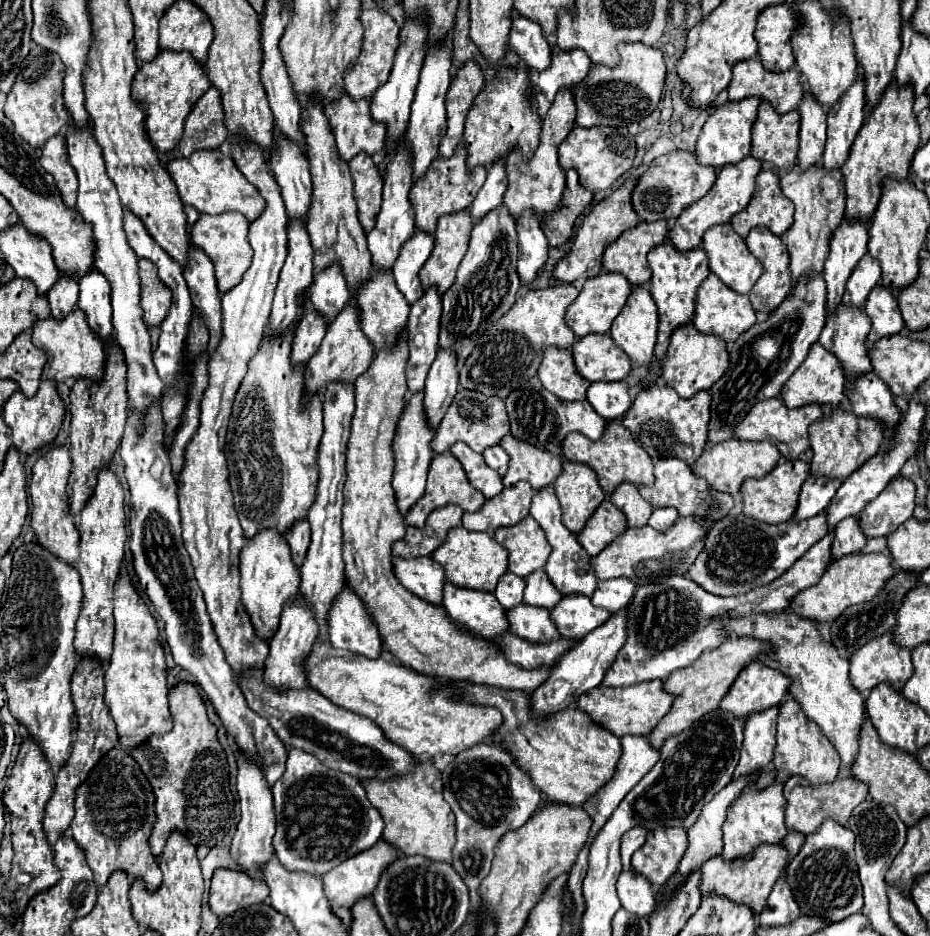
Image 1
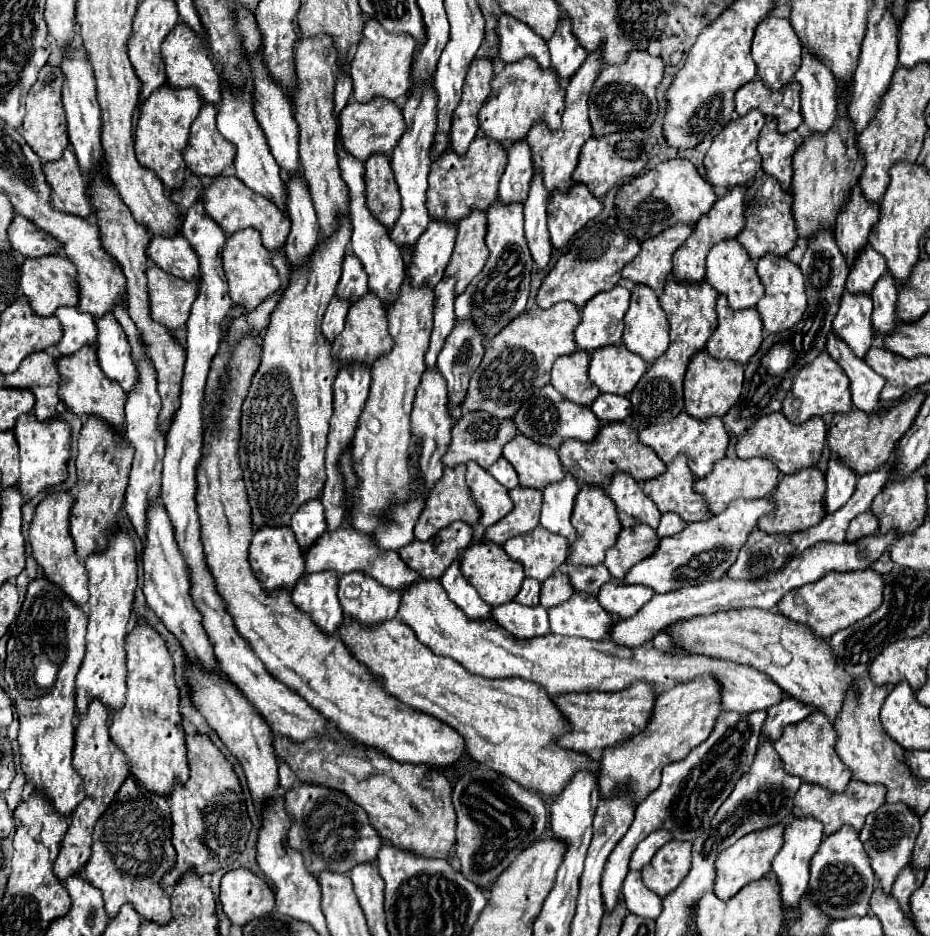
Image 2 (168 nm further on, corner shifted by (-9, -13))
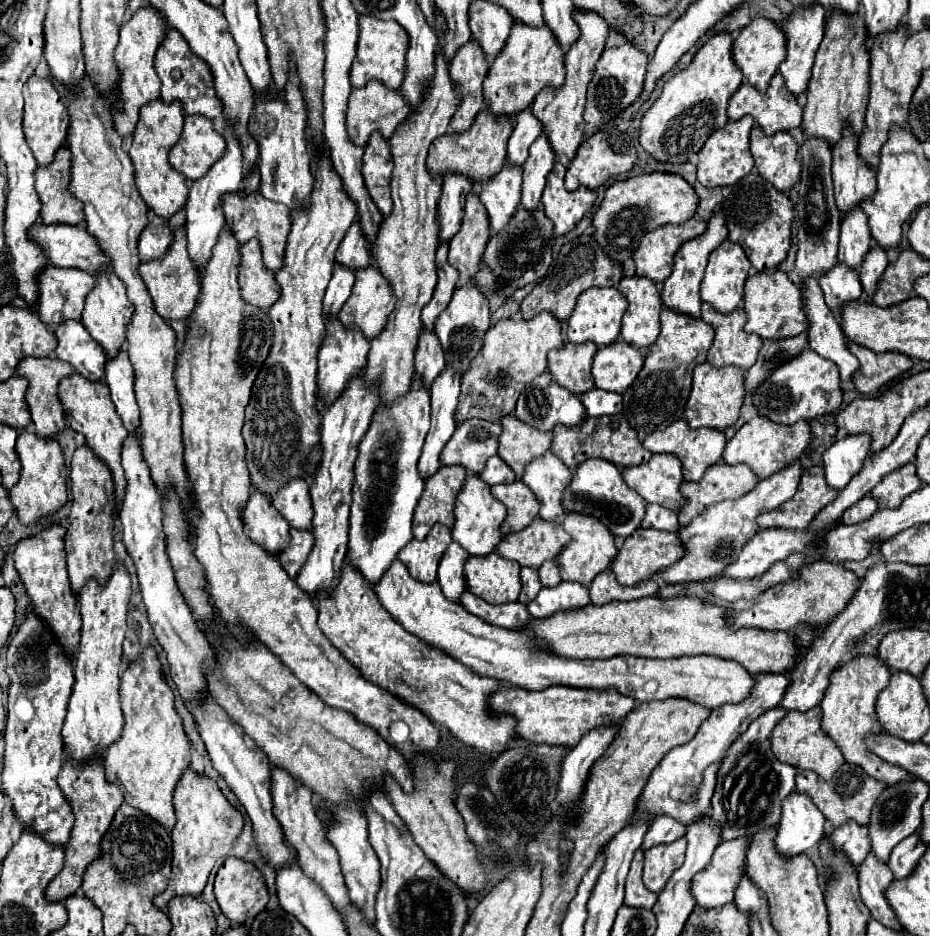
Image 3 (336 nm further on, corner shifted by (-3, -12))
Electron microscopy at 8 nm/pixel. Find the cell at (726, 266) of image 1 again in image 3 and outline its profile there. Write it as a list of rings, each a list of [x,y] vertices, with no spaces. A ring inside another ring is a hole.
[[[725,239],[711,255],[701,281],[701,299],[721,313],[735,311],[745,299],[749,259],[741,245]]]

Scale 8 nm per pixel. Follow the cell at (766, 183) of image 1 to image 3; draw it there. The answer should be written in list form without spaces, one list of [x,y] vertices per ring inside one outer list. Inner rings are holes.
[[[755,169],[731,187],[721,209],[727,219],[729,239],[745,249],[757,271],[771,271],[787,257],[791,245],[791,223],[795,217],[793,203],[783,191],[769,185],[769,181],[765,181]]]

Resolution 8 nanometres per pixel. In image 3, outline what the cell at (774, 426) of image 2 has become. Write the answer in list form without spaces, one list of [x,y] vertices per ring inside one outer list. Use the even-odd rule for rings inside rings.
[[[753,417],[727,443],[723,459],[729,465],[747,463],[759,475],[759,479],[765,479],[765,477],[771,477],[783,471],[791,463],[795,463],[809,447],[811,437],[813,435],[811,435],[811,427],[807,421],[797,421],[795,425],[781,425],[781,423],[769,421],[767,417]]]

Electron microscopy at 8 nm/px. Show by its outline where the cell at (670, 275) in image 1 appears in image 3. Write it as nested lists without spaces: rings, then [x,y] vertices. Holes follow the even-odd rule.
[[[663,305],[661,309],[661,333],[649,347],[645,365],[639,371],[633,385],[623,393],[623,417],[643,439],[645,435],[667,429],[675,421],[683,419],[685,403],[689,399],[691,375],[695,365],[703,363],[713,341],[713,327],[703,319],[689,317]]]

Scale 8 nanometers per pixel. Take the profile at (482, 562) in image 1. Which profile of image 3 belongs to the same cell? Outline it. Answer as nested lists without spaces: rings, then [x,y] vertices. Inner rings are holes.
[[[495,551],[485,557],[471,555],[465,563],[467,591],[491,605],[517,601],[521,591],[519,571],[521,567],[515,561],[503,559]]]

